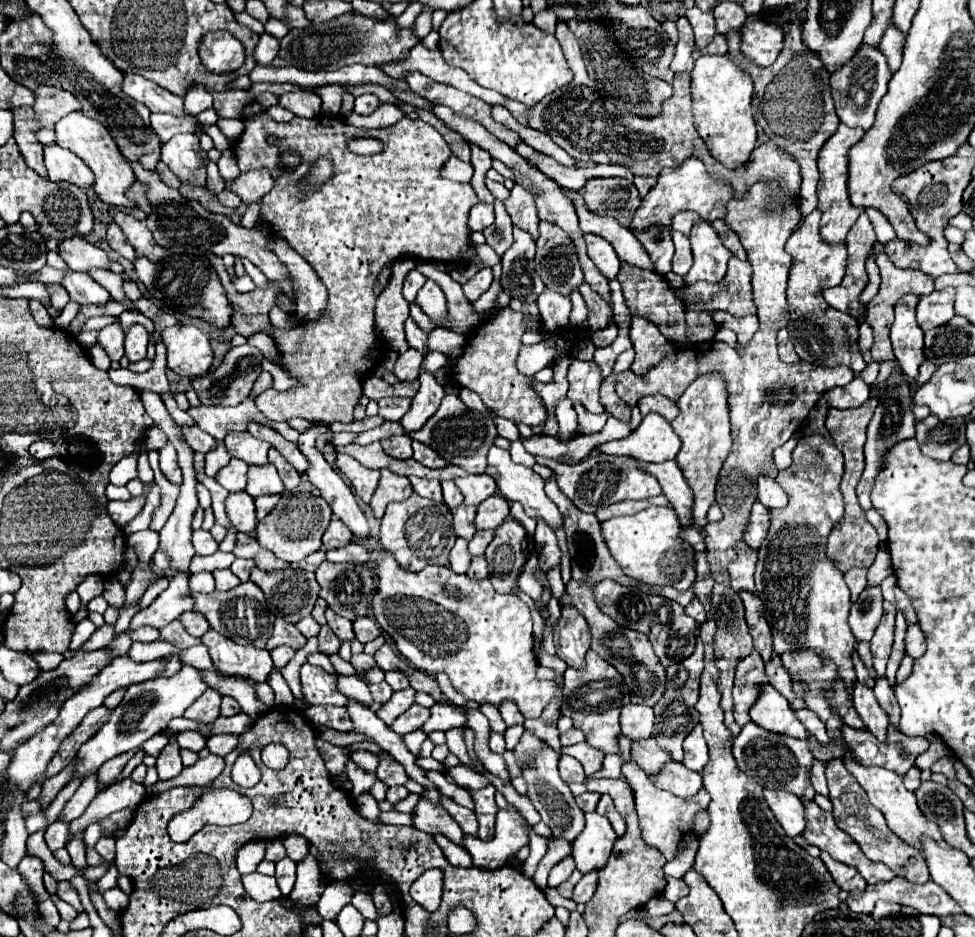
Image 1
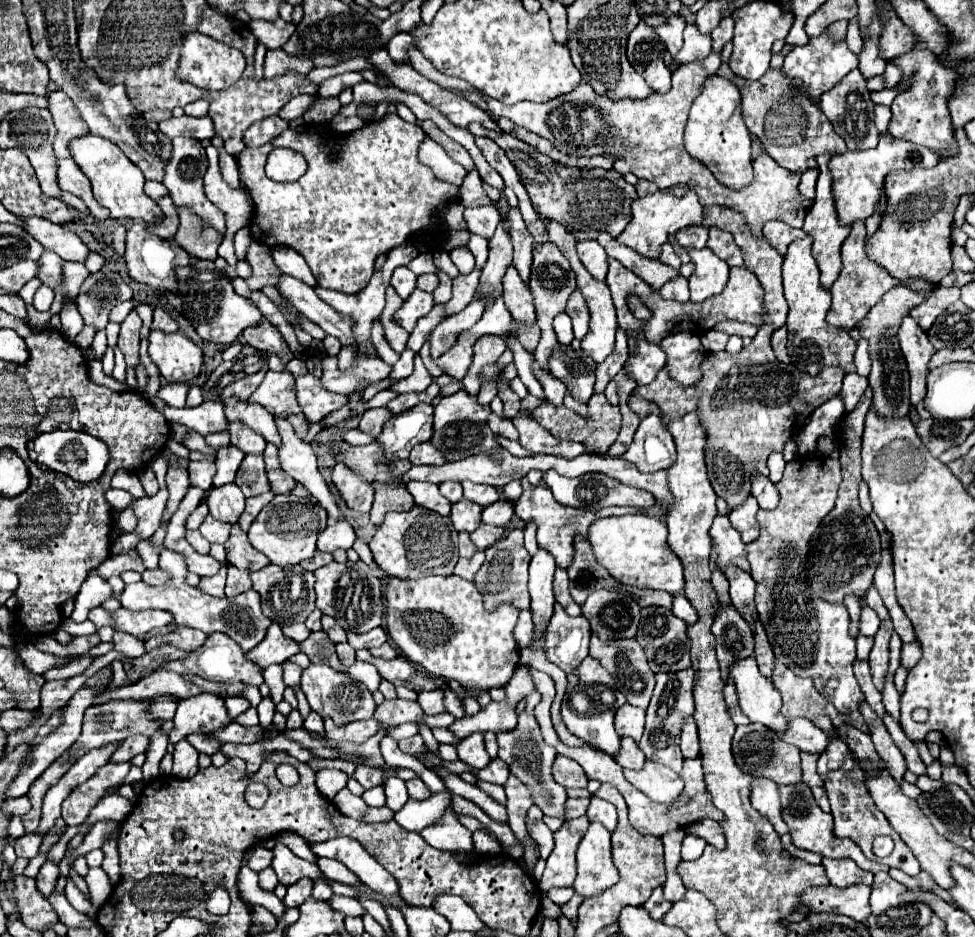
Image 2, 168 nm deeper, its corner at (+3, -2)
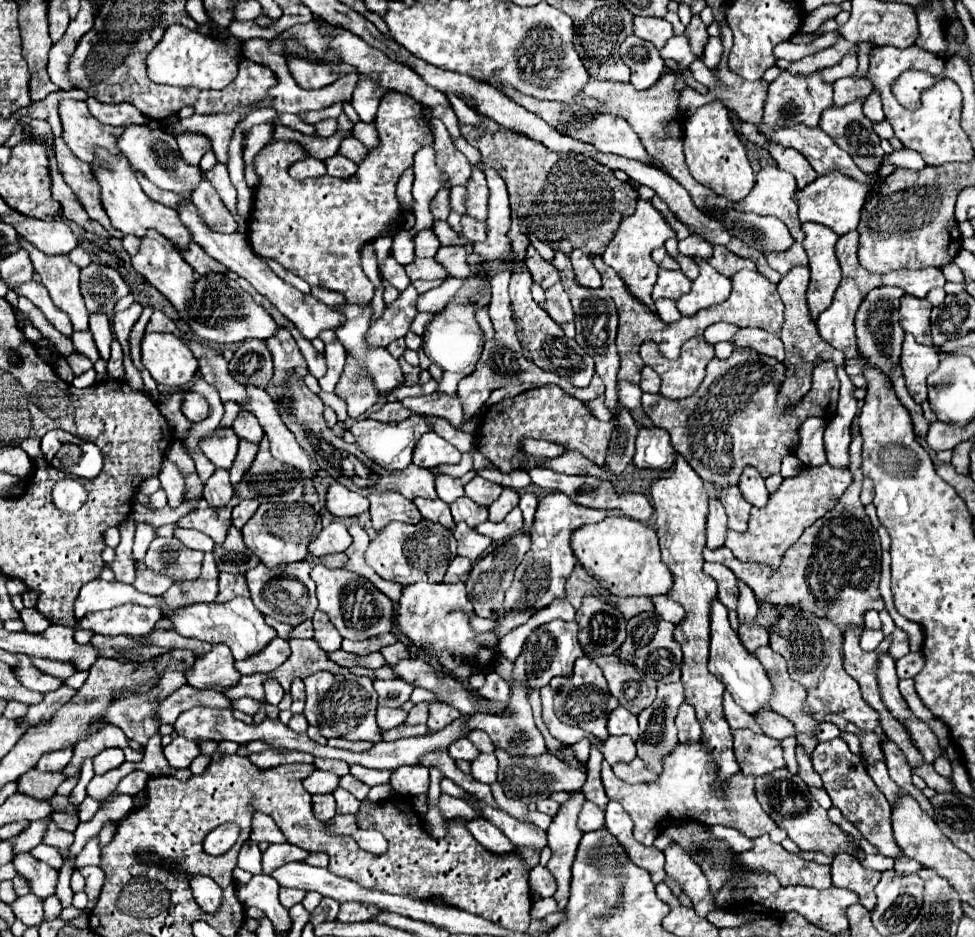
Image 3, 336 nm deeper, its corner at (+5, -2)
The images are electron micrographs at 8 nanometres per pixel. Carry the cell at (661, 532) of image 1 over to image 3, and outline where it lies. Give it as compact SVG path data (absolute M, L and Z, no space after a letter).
M607 516L597 524L577 528L571 536L571 548L585 572L613 596L659 596L673 586L673 576L659 556L655 530L627 516Z

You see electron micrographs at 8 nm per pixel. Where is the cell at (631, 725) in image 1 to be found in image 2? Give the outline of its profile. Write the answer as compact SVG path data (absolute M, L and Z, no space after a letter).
M625 704L617 710L615 730L621 738L631 736L635 742L639 742L641 734L643 734L643 726L645 726L645 710L635 708L631 704Z

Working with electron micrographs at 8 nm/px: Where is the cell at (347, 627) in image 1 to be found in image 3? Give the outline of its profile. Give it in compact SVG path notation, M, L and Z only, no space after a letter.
M317 610L313 616L313 630L315 630L315 642L325 650L325 652L333 652L341 648L341 636L335 630L335 626L331 624L331 620L325 616L325 612Z

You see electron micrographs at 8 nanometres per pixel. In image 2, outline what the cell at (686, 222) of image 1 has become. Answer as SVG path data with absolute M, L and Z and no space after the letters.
M687 226L687 228L681 228L675 234L675 238L683 248L703 248L707 242L707 228L705 226Z

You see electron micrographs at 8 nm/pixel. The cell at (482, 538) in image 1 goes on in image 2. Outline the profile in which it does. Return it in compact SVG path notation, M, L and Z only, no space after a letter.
M481 524L481 526L471 534L471 542L475 544L477 550L487 550L489 546L493 546L493 544L503 536L503 530L505 530L505 528Z

